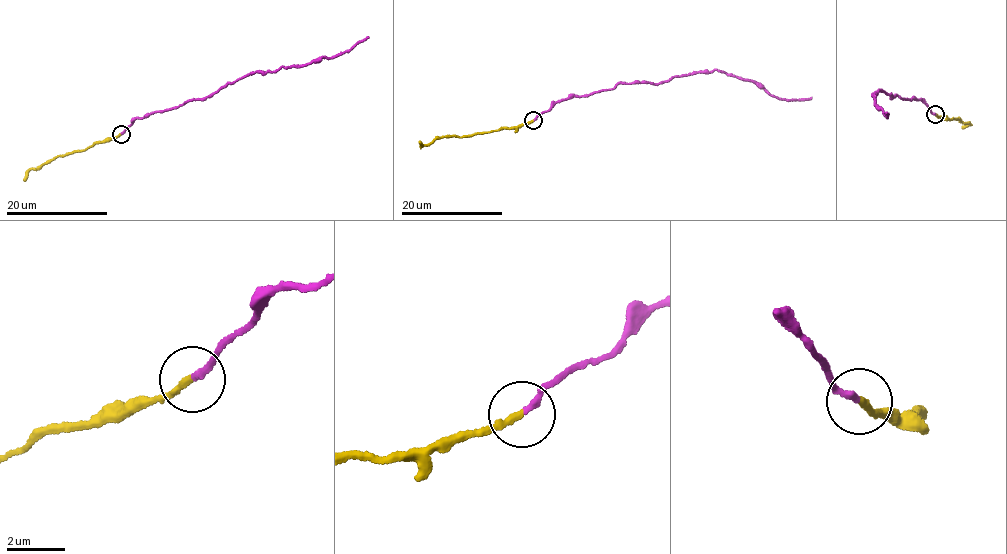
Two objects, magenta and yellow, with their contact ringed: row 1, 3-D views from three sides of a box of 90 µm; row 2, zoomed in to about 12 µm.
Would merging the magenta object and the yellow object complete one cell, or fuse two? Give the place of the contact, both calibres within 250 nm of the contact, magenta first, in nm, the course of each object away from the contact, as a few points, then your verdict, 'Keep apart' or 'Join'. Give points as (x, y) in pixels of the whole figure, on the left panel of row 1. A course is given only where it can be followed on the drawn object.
Place: (121, 134). Thickness 220 nm (magenta) against 240 nm. Course of magenta: (122, 134), (131, 121), (204, 100), (250, 74), (332, 58), (368, 37). Course of yellow: (120, 134), (83, 150), (56, 156), (31, 169), (25, 181). Keep apart

